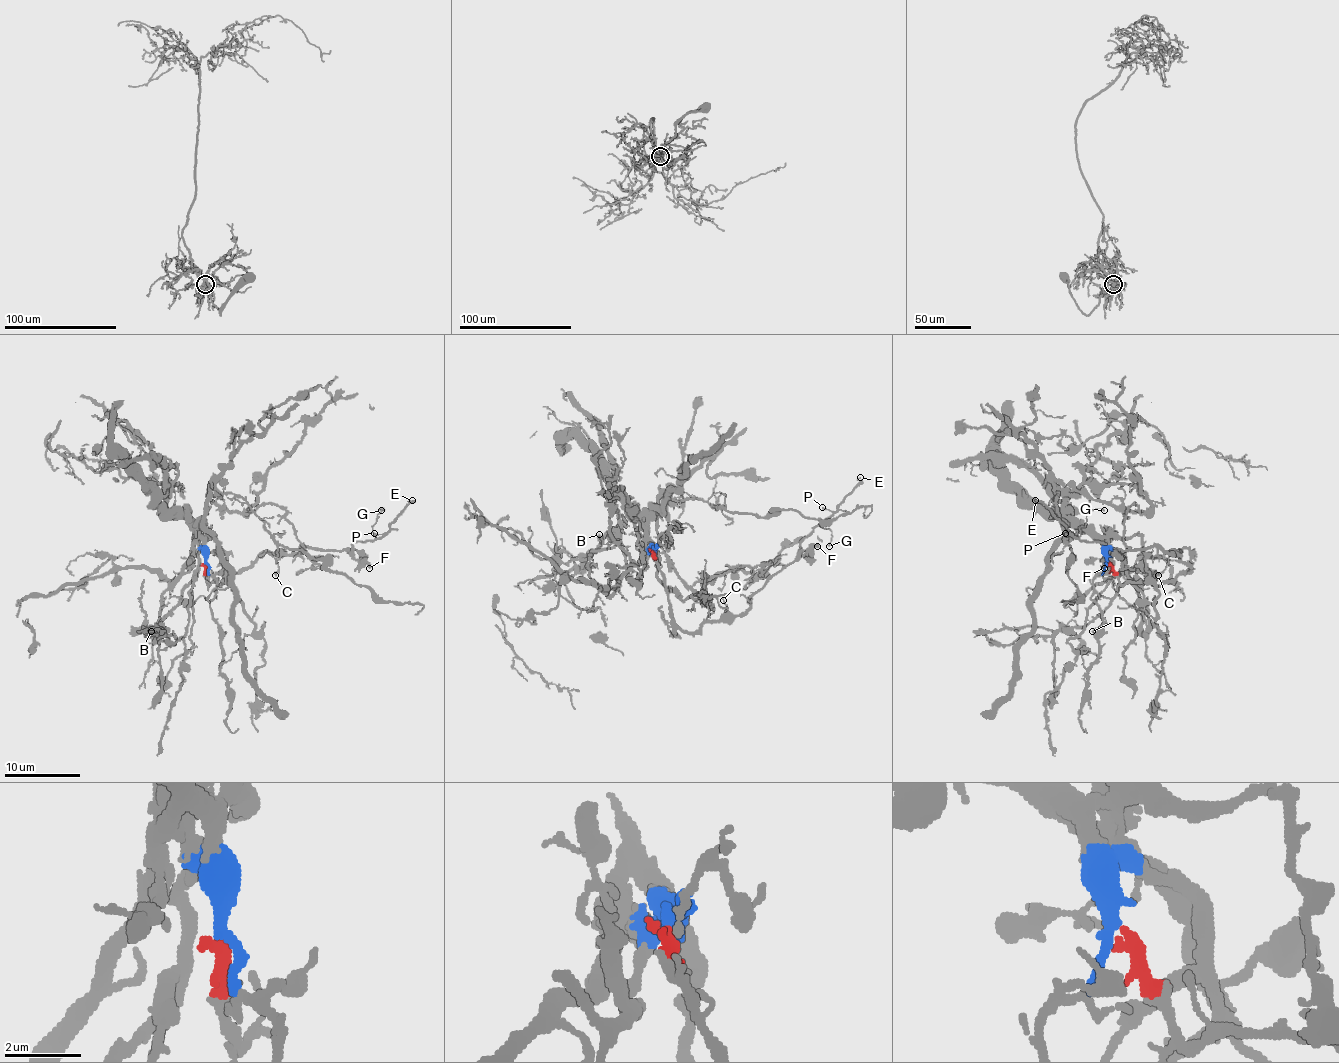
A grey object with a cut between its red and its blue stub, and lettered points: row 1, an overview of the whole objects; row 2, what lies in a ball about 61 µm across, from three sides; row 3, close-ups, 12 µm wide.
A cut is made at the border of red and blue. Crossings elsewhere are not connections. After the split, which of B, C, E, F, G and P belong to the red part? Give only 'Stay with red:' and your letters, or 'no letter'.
Stay with red: C, E, F, G, P

